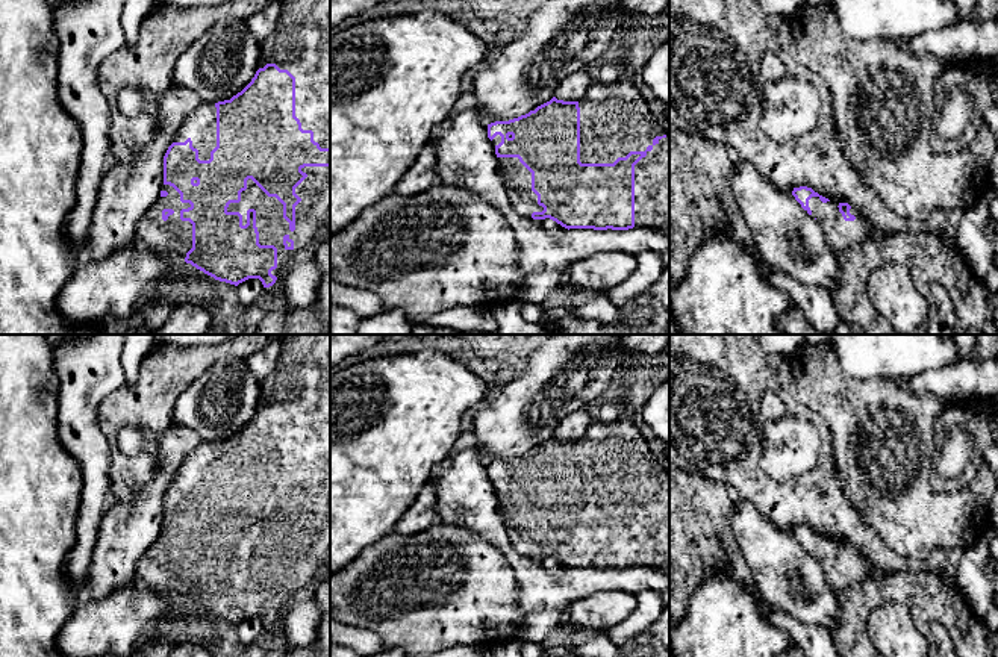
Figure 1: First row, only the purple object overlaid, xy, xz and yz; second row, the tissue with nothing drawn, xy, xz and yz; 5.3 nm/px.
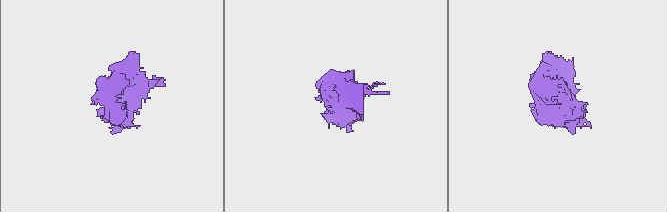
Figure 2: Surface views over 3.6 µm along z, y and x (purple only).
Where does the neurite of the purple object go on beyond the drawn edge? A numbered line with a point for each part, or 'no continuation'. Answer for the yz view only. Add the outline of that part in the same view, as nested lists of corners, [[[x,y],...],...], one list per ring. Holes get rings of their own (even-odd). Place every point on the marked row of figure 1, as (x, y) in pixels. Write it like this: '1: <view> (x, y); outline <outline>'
1: yz (841, 235); outline [[[819,197],[809,200],[812,216],[818,221],[830,248],[839,254],[853,245],[859,245],[868,239],[883,236],[877,229],[854,207],[850,213],[856,216],[854,221],[845,221],[839,212],[842,201],[830,200],[822,203]]]

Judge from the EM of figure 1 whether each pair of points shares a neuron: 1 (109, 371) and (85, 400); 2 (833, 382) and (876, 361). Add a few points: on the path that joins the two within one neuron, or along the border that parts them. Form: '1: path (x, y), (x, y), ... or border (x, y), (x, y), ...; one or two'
1: path (102, 379), (88, 392); one
2: border (833, 350), (839, 367), (850, 376), (882, 379); two

